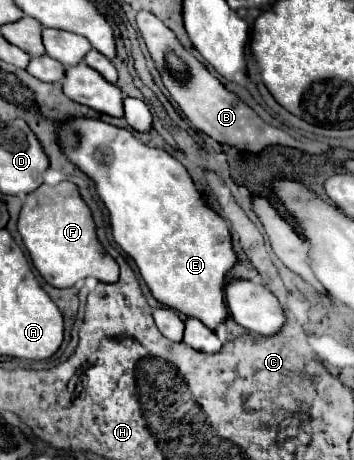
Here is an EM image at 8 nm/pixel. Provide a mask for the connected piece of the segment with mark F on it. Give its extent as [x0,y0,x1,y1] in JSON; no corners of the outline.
[19,182,119,288]

